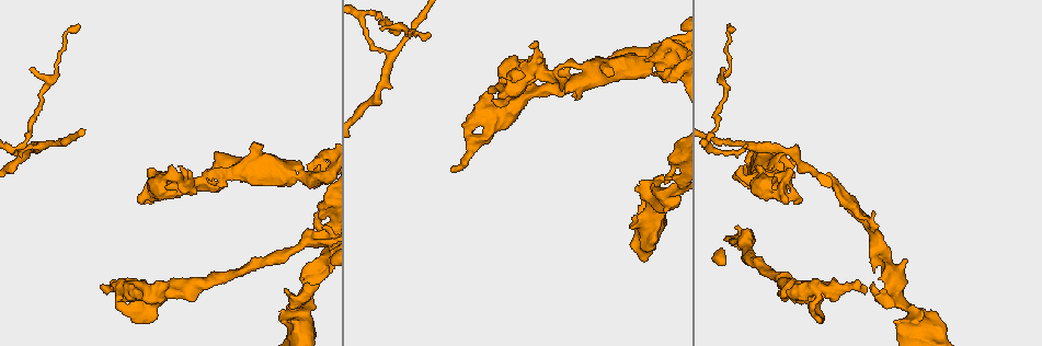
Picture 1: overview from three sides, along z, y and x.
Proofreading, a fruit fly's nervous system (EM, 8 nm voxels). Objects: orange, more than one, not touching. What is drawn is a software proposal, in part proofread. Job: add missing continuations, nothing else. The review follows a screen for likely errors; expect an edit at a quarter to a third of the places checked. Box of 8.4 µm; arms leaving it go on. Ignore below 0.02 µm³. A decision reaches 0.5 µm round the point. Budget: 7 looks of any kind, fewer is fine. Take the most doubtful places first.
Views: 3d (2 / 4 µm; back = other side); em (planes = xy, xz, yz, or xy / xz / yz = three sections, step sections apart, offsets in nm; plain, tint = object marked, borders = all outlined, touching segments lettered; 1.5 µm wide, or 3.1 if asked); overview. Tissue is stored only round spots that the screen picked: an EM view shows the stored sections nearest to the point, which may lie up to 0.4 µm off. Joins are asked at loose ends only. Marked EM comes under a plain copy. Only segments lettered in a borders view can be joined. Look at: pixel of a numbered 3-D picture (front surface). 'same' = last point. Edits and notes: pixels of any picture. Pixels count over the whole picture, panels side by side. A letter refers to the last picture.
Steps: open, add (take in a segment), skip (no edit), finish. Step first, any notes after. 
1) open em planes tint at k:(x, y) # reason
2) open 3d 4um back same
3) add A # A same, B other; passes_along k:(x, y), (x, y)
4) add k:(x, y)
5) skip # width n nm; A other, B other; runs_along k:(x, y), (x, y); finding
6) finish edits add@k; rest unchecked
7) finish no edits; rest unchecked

open em planes borders at 1:(489, 87) # an open end

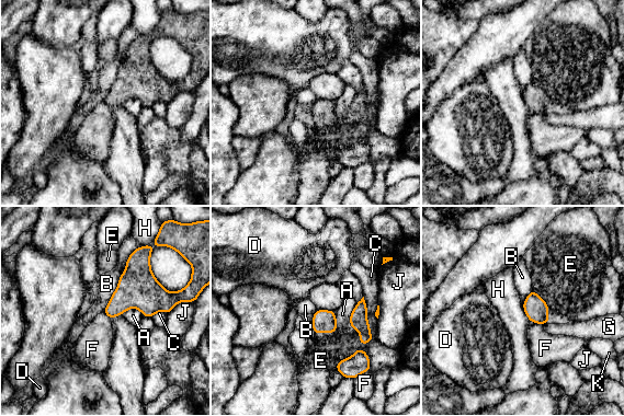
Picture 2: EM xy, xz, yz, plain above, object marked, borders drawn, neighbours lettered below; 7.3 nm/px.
skip # A other, B other, C other, D other, E other, F other, G other, H other, J other, K other; border 2:(122, 274), (117, 287), (103, 312); none of them fits

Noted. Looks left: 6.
open 3d 4um at 1:(259, 144) # free end

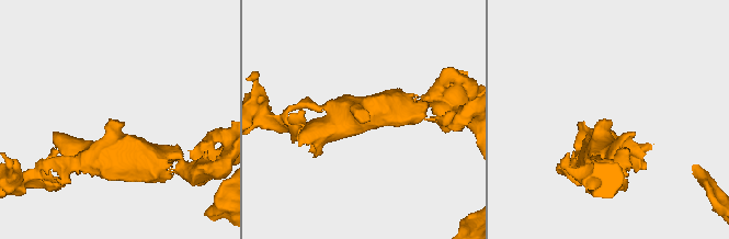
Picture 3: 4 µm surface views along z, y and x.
open em planes borders at 3:(123, 122) # shape alone is not enough

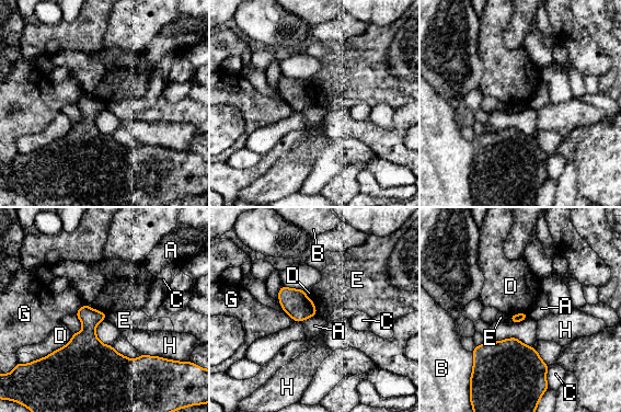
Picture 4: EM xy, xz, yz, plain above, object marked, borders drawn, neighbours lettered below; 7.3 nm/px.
skip # A other, B other, C other, D other, E other, G other, H other; border 4:(72, 333), (67, 343), (43, 357); no lettered segment goes on from it

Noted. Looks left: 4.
open em planes borders at 1:(730, 23)

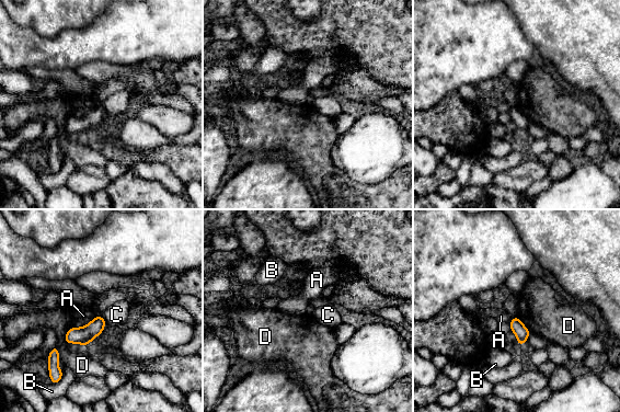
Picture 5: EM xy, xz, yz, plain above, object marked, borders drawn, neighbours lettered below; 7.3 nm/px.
skip # longest_contact A 200 nm; A other, B other, C other, D other; border 5:(70, 327), (65, 336), (67, 344); no lettered segment goes on from it

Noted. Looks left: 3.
finish no edits; rest unchecked

